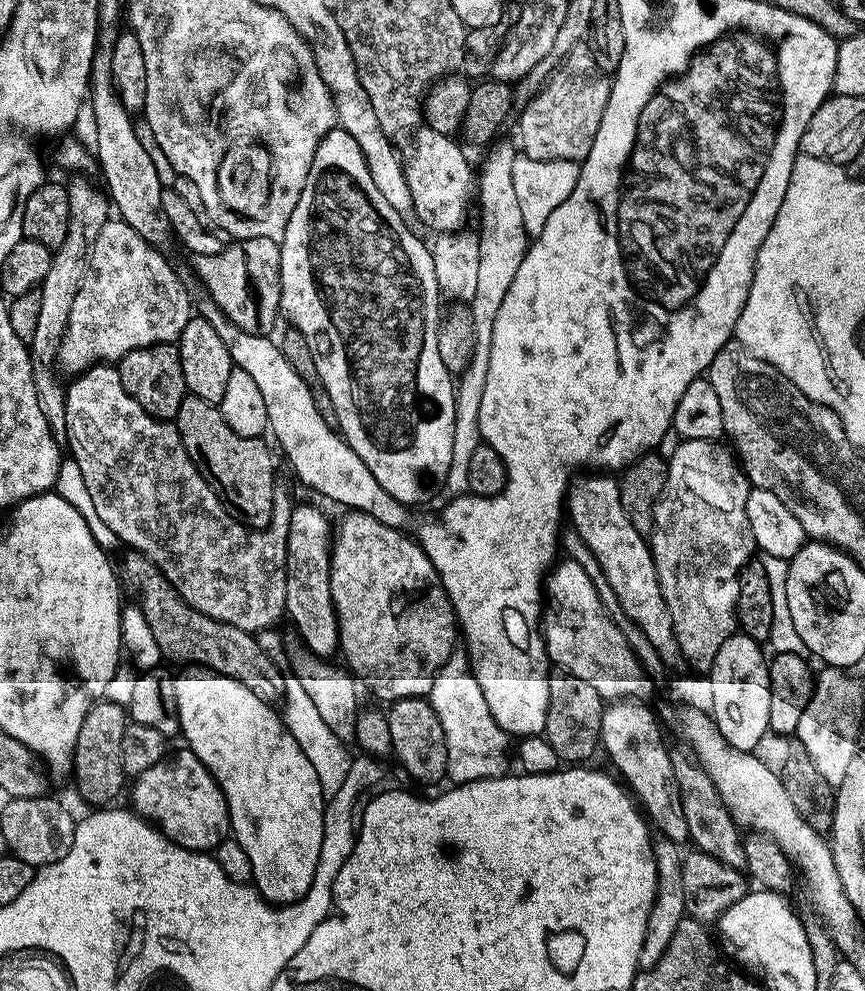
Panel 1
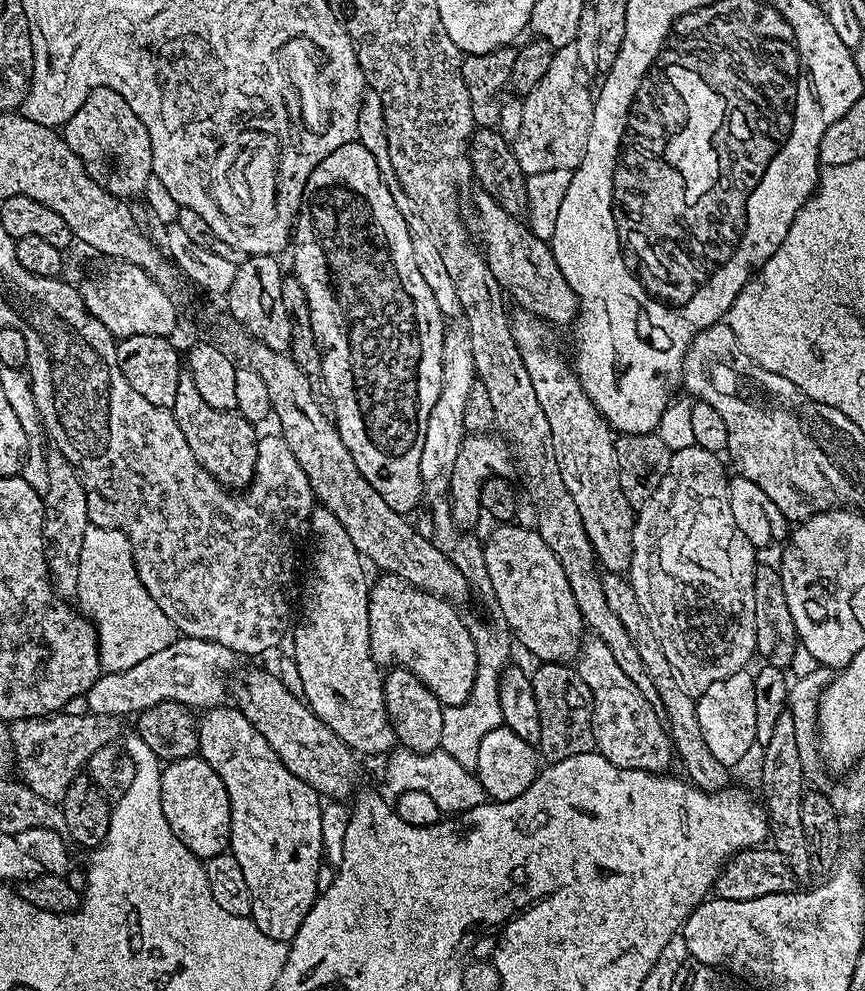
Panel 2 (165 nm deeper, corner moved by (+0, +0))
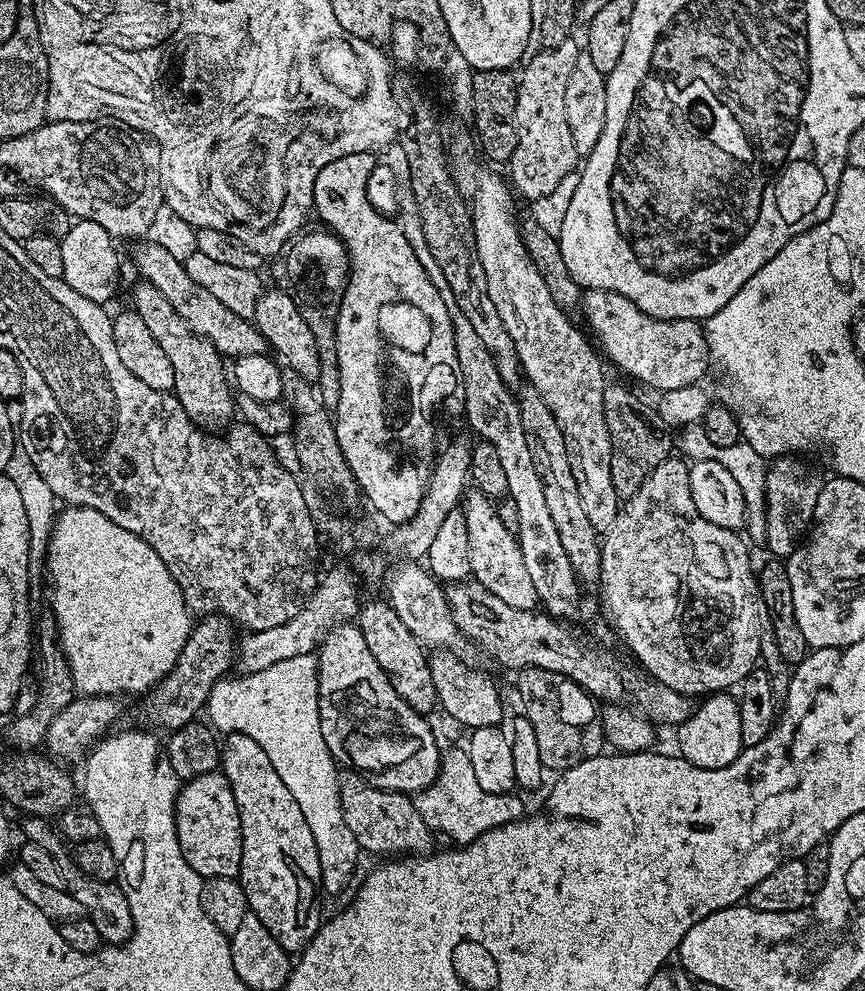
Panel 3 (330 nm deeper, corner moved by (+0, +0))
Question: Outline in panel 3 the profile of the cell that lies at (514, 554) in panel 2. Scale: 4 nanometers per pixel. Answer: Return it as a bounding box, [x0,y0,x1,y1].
[462,490,538,612]

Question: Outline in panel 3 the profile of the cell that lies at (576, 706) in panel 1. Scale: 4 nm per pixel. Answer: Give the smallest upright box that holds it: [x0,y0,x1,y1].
[516,670,605,774]

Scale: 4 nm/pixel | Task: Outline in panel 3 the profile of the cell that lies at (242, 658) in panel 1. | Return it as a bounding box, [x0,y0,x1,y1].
[339,772,434,858]

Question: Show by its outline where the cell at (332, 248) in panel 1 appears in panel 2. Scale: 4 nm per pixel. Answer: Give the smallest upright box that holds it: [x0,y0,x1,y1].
[291,142,446,514]

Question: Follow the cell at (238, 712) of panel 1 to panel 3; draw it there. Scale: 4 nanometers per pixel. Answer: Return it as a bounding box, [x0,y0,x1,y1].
[222,732,322,954]

